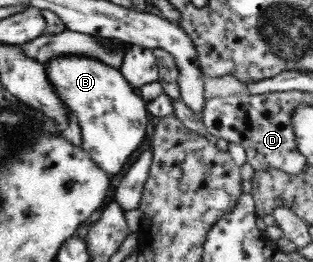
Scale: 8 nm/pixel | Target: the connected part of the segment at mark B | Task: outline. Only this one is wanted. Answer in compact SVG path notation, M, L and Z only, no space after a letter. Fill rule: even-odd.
M68 55L68 58L58 58L45 64L47 78L56 88L62 101L66 103L81 127L81 147L86 154L102 169L110 180L122 172L128 158L140 148L146 138L146 127L151 119L144 101L134 87L124 78L120 70L106 66L98 60L91 60L82 55Z

